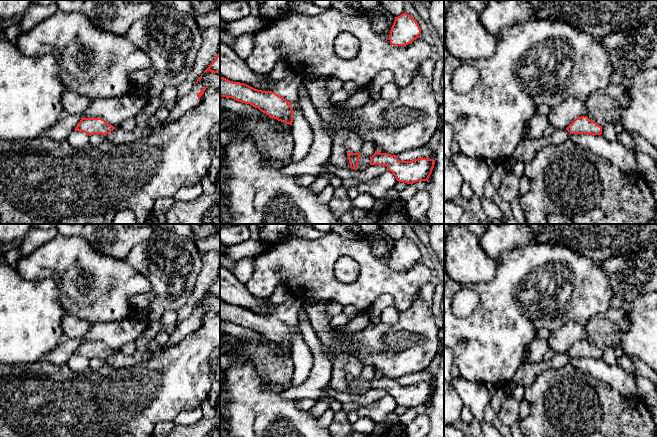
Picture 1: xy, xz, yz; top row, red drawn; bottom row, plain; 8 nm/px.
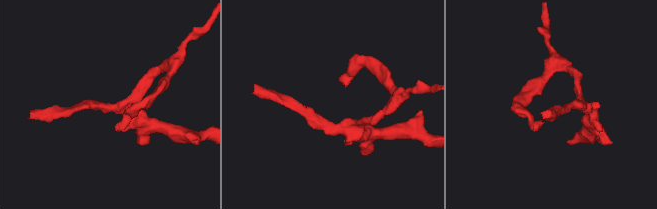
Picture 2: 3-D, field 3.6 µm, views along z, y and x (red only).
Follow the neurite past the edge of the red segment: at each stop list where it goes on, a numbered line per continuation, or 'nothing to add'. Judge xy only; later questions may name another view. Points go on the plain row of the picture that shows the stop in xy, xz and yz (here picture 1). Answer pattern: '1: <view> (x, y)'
nothing to add

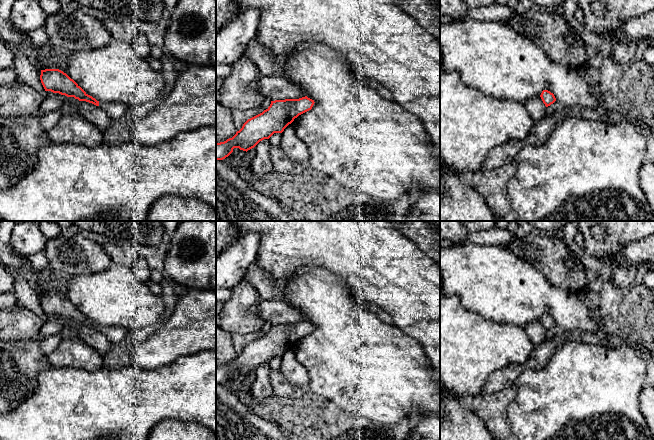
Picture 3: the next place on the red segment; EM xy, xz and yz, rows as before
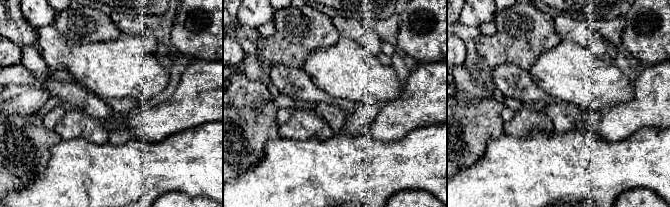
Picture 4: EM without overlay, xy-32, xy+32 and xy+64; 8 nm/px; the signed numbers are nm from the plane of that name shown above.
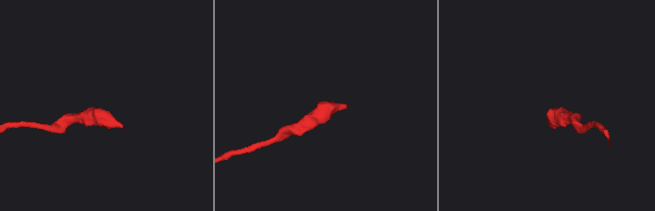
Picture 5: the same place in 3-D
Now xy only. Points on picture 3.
nothing to add

